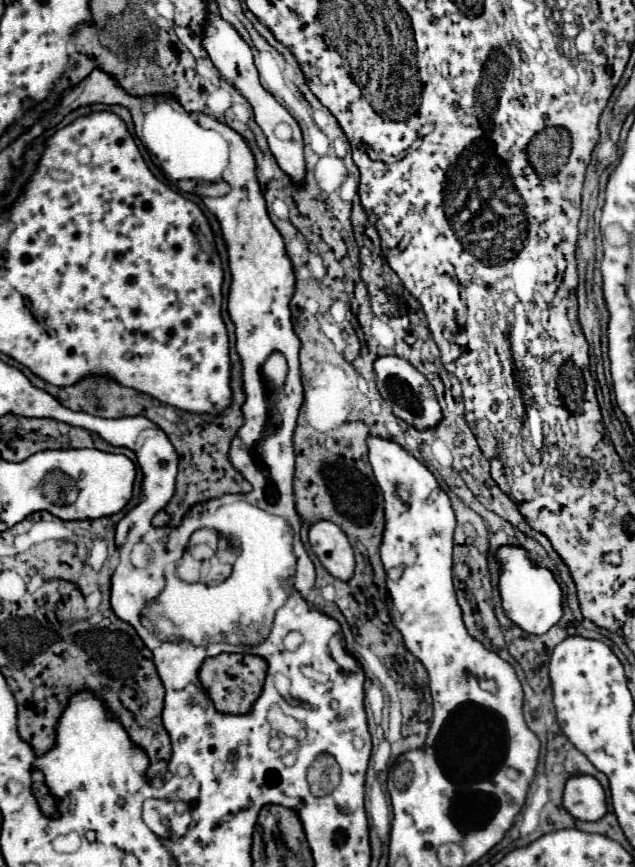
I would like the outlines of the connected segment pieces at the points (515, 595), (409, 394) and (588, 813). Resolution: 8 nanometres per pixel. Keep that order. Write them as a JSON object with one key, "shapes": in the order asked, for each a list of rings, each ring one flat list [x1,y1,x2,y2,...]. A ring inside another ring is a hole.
{"shapes":[[[503,546,499,550,499,560,503,564,503,572,499,578,499,590,501,590,505,614,527,634,545,634,563,616,561,588,557,580,547,568,535,566,529,560,527,552,519,546]],[[383,356,375,362,375,372,377,372,379,392,381,392,383,400,387,400,393,406,393,414,399,420,407,422,409,426,413,426,415,430,421,430,421,432,435,428,443,420,443,414,441,414,439,402,435,398,433,386,407,360,399,358,399,356]],[[575,776,565,784,563,806,577,820,595,822,605,816,607,802,601,784,593,776]]]}

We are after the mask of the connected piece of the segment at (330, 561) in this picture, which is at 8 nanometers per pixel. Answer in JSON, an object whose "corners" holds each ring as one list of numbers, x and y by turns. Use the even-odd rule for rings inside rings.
{"corners":[[327,520,315,522,309,530,309,544,331,576,345,582,353,578,355,572,353,548,343,530,339,530,339,526]]}

